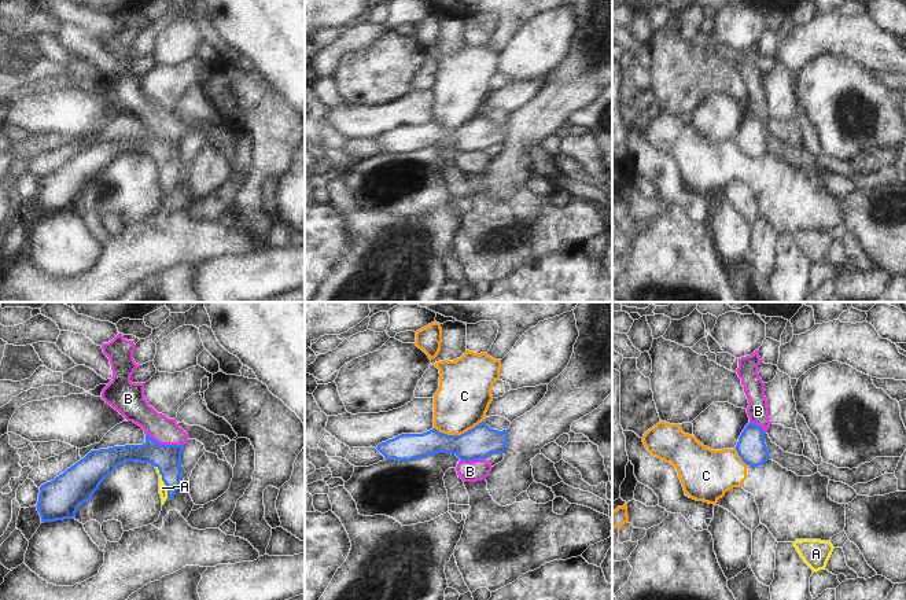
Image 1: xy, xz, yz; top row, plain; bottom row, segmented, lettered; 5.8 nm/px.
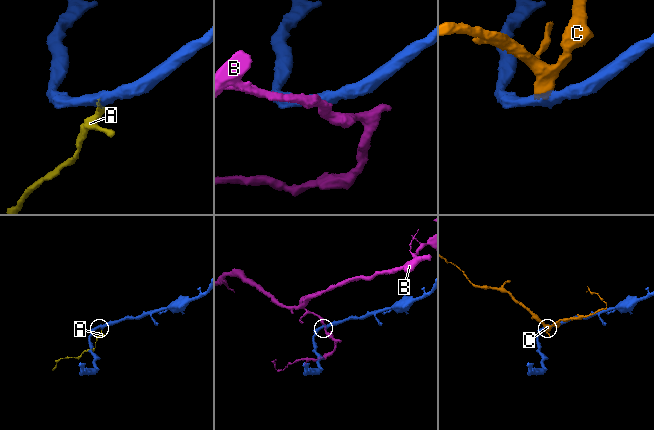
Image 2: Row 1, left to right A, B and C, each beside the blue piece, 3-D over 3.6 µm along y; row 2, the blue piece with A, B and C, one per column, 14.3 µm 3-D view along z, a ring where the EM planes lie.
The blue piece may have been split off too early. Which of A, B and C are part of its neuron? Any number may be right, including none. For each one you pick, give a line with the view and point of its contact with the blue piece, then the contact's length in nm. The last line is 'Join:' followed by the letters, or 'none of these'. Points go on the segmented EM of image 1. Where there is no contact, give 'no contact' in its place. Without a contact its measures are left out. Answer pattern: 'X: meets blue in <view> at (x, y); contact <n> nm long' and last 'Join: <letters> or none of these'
A: meets blue in xy at (164, 481); contact 200 nm long
Join: A

